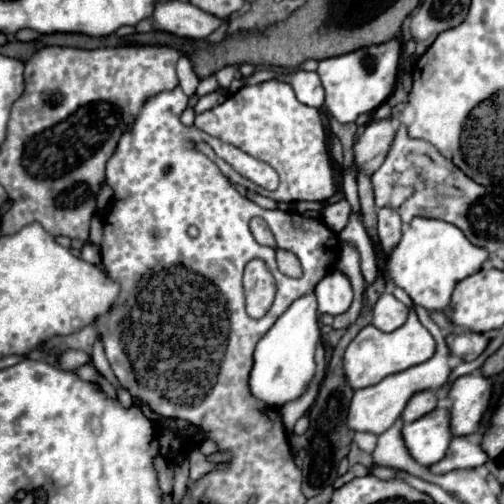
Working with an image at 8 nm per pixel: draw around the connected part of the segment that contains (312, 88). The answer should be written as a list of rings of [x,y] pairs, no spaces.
[[[296,71],[296,73],[280,73],[278,75],[280,81],[286,81],[294,87],[298,101],[302,101],[304,105],[322,109],[324,105],[324,89],[320,83],[318,73],[310,73],[310,71]]]

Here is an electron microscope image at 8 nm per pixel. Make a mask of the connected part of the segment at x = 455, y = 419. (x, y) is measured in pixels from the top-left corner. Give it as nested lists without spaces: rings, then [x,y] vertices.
[[[482,373],[464,375],[452,383],[450,397],[454,403],[450,407],[450,425],[454,435],[472,435],[478,431],[492,397],[492,387],[492,379],[482,377]]]

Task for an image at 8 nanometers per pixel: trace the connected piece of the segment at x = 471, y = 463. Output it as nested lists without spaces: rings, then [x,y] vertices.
[[[454,437],[446,457],[440,463],[430,465],[434,473],[448,473],[452,469],[472,469],[486,463],[486,453],[478,441],[470,437]]]

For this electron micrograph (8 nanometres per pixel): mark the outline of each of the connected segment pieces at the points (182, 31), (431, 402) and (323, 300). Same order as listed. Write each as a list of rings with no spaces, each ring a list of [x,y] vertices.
[[[182,1],[156,3],[152,21],[154,29],[196,41],[204,41],[212,31],[216,31],[222,25],[222,19]]]
[[[420,391],[408,401],[406,409],[402,411],[402,419],[404,423],[416,421],[418,417],[422,417],[422,413],[430,413],[430,409],[436,409],[436,405],[438,405],[438,397],[434,391]]]
[[[328,273],[314,289],[320,315],[340,315],[352,303],[352,287],[344,273]]]

